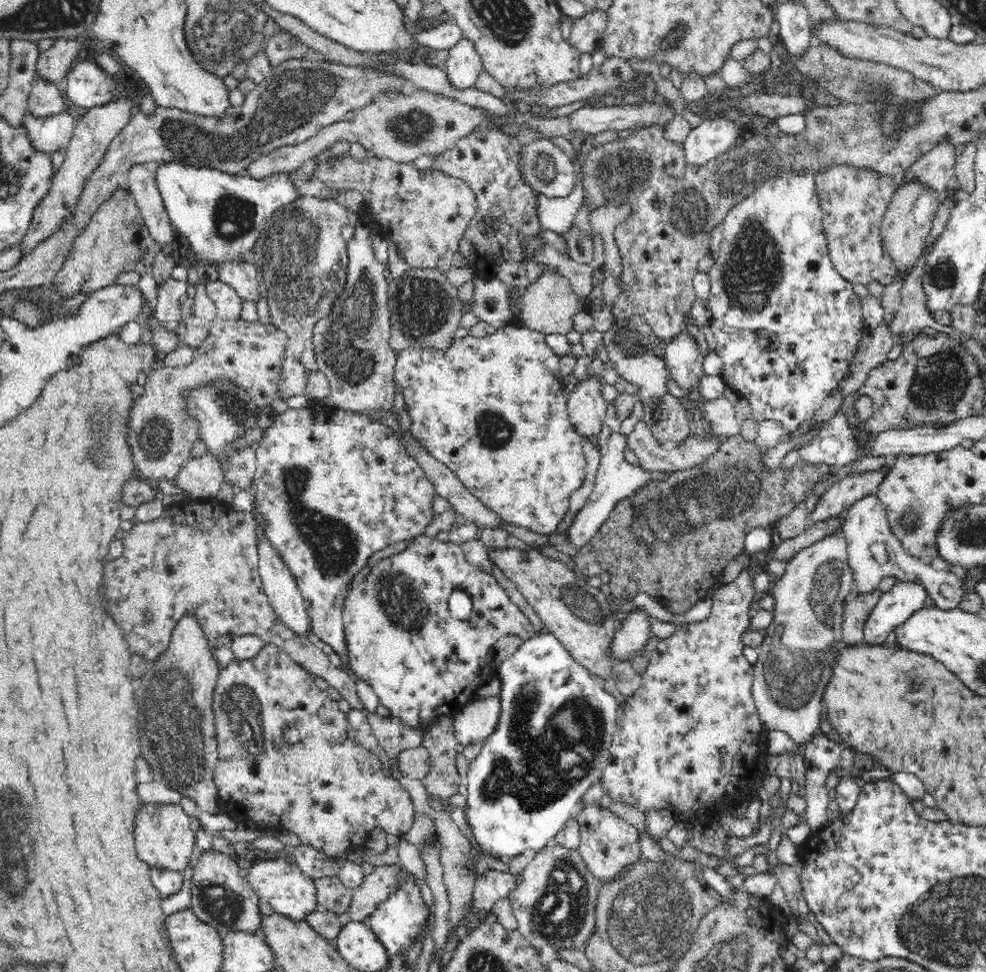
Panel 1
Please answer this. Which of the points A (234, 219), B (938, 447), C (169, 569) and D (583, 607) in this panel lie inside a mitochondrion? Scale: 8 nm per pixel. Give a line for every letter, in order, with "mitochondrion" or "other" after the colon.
A: mitochondrion
B: other
C: other
D: mitochondrion

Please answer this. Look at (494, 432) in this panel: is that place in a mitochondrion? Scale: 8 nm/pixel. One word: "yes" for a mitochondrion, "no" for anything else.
yes

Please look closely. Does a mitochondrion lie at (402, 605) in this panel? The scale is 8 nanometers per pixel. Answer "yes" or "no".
yes

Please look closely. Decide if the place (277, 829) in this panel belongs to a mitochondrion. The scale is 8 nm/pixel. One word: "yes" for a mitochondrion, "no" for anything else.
no

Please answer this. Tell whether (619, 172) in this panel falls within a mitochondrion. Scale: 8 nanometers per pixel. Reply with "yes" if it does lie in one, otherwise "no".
yes

